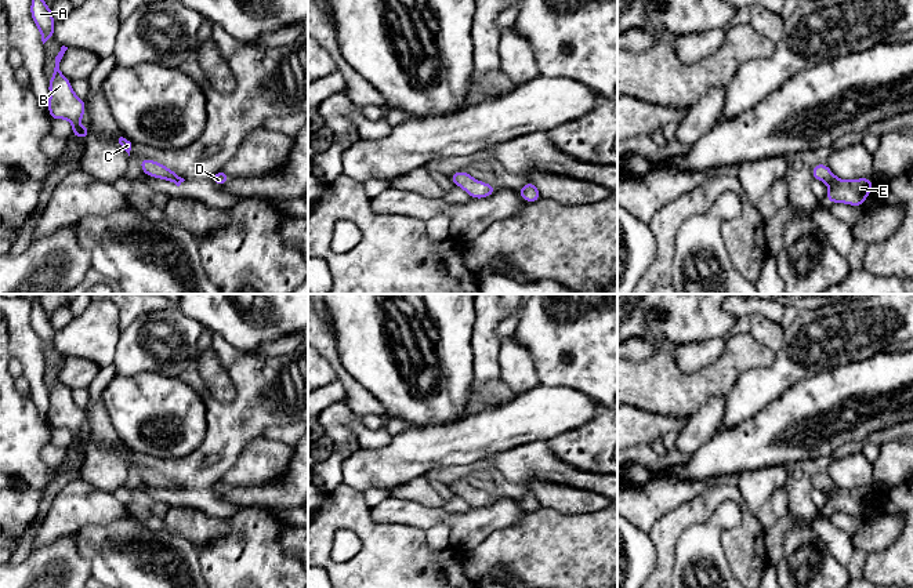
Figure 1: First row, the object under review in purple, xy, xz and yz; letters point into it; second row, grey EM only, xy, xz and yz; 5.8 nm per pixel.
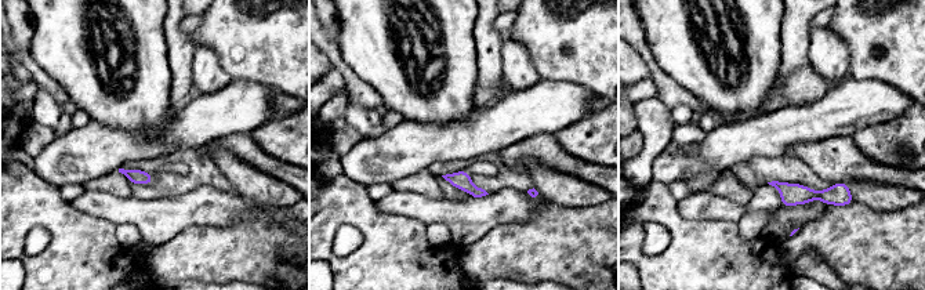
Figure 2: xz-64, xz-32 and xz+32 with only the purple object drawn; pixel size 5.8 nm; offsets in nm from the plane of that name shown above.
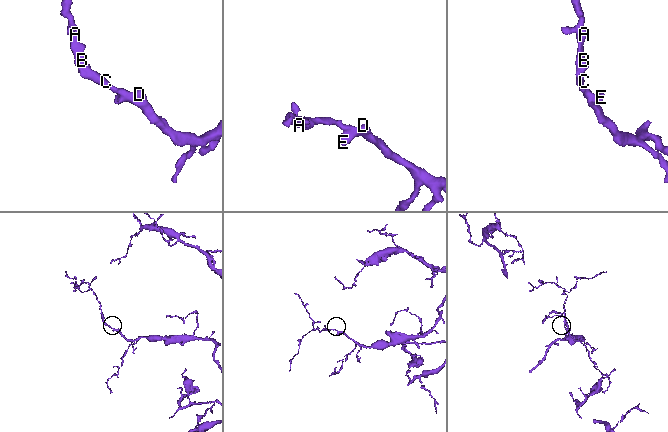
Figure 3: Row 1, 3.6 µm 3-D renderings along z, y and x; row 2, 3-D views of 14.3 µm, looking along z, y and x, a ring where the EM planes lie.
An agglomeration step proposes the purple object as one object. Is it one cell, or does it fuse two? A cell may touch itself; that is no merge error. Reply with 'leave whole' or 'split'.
leave whole

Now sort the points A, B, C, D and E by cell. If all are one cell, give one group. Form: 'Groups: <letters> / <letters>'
Groups: A B C D E

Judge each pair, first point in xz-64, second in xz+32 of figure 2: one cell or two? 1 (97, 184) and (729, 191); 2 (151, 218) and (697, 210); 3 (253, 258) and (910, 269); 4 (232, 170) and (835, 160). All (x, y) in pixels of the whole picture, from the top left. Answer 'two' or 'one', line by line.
1: one
2: one
3: one
4: two

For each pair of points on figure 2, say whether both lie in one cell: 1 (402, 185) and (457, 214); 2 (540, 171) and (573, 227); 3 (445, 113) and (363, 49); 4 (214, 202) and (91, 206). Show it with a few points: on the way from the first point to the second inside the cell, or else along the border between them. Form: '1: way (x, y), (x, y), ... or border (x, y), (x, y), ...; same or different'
1: border (392, 188), (419, 192), (430, 198), (443, 198); different
2: border (550, 200), (562, 206), (592, 205); different
3: way (424, 101), (410, 94), (384, 68); same
4: way (184, 210), (122, 210); same

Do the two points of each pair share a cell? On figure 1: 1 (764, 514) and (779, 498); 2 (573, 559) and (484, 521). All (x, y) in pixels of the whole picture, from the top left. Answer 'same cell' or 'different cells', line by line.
1: same cell
2: different cells

